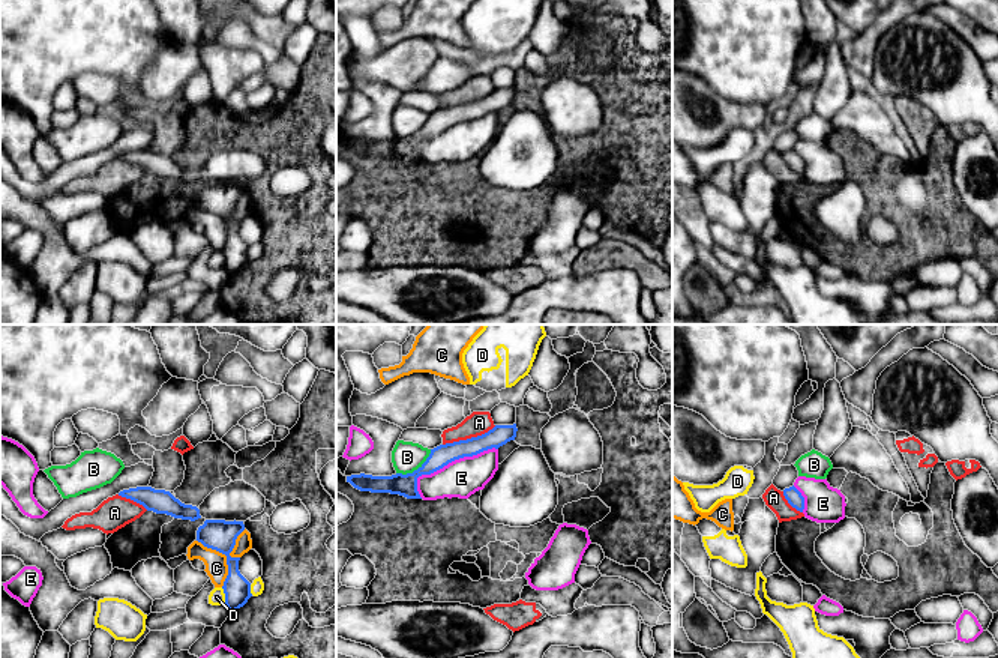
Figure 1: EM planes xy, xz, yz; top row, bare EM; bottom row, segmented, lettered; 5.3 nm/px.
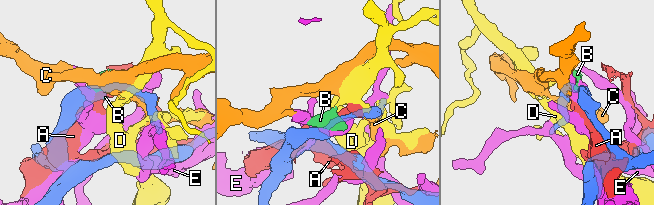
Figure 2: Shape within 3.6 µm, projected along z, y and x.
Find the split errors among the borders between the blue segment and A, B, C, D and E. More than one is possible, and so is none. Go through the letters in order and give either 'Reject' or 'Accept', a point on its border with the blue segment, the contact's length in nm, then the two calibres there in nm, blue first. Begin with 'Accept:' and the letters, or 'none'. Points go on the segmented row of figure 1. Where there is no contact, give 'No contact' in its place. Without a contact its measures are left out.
Accept: none
A: Reject. Touches blue at xz (468, 439). Shared border 300 nm. Thickness 110 nm (blue) against 130 nm
B: Reject. Touches blue at xz (417, 469). Shared border 240 nm. Thickness 120 nm (blue) against 160 nm
C: Reject. Touches blue at xy (227, 558). Shared border 340 nm. Thickness 170 nm (blue) against 120 nm
D: Reject. Touches blue at xy (225, 595). Shared border 90 nm. Thickness 140 nm (blue) against 90 nm
E: Reject. Touches blue at xz (447, 463). Shared border 500 nm. Thickness 110 nm (blue) against 200 nm

